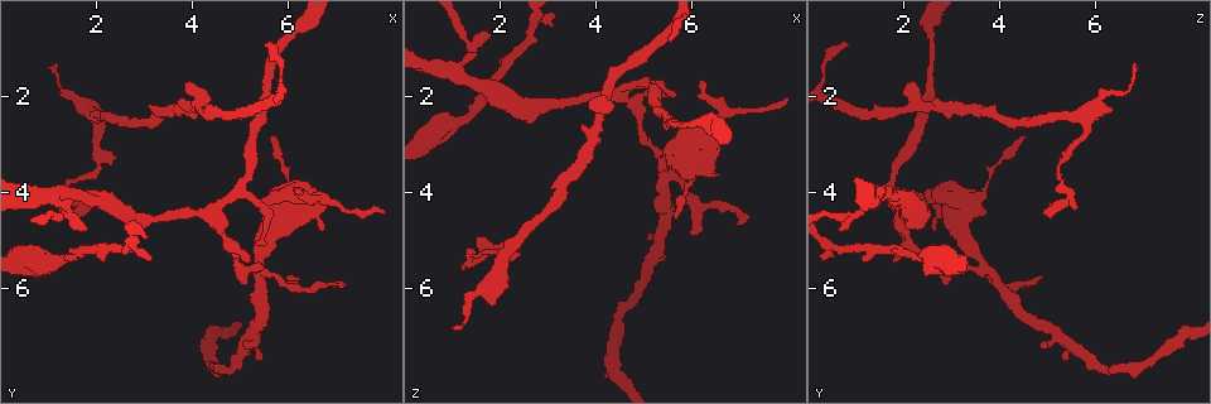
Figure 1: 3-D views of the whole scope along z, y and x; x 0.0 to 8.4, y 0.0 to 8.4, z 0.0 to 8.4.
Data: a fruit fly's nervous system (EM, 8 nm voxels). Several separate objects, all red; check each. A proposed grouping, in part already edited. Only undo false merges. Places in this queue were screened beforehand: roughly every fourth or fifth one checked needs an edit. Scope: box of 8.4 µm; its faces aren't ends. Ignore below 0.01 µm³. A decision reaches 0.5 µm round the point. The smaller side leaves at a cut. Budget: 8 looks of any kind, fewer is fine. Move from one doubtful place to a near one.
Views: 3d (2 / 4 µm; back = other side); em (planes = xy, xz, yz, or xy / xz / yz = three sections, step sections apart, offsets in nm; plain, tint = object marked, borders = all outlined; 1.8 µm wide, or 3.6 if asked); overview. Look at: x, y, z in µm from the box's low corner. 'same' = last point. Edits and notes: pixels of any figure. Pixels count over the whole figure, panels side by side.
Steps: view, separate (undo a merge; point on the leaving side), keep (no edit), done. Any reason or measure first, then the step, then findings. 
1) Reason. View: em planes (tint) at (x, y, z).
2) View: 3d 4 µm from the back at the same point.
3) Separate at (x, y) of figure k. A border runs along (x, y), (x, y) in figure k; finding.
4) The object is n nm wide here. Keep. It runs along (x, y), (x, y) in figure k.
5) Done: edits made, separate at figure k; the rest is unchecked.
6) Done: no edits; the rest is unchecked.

Sharp bend. View: em 3.6 µm planes (plain) at (1.45, 4.55, 0.90).

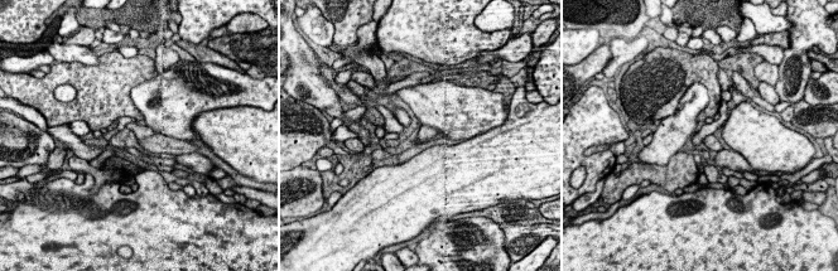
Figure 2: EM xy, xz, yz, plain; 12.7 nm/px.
View: em 3.6 µm planes (tint) at the same point.

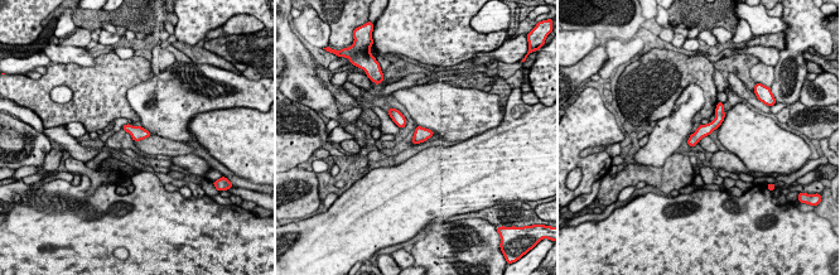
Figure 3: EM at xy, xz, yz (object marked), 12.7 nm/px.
Keep. It runs along (720, 107), (719, 117), (691, 143) in figure 3; all the same neuron.

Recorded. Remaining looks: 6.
View: 3d 4 µm at (1.05, 5.40, 2.60).

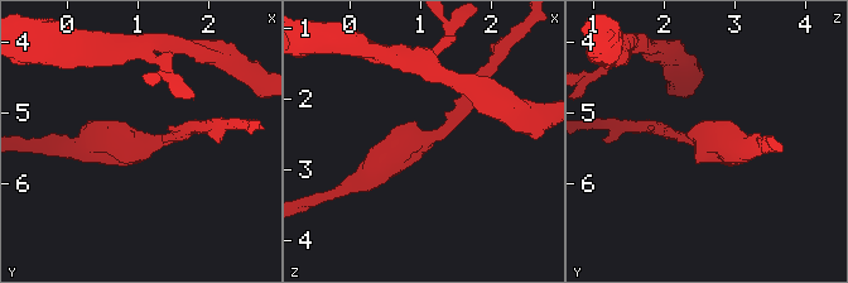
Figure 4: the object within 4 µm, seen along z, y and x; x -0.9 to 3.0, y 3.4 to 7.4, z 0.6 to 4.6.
The arms are 190, 440 nm wide; now the EM. View: em xy step 8 (tint) at (1.10, 5.45, 2.60).

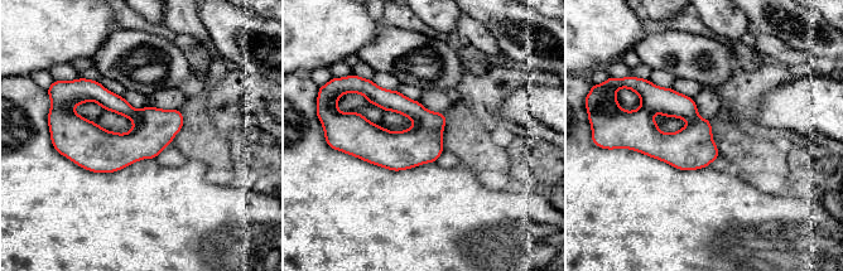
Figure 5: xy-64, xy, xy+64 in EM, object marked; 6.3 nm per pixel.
View: em planes (tint) at the same point.

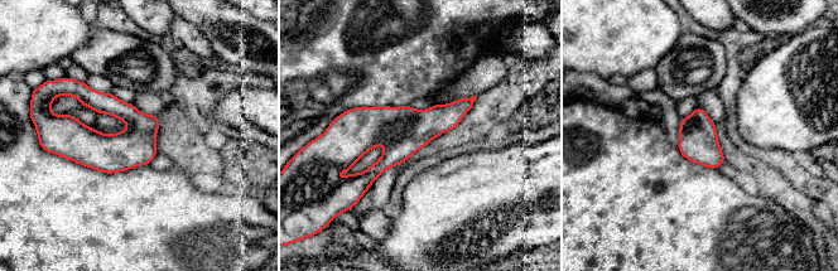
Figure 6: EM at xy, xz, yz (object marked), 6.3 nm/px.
Keep. One neuron here.

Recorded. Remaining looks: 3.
Abrupt turn. View: em xz step 4 (tint) at (1.40, 4.00, 5.45).

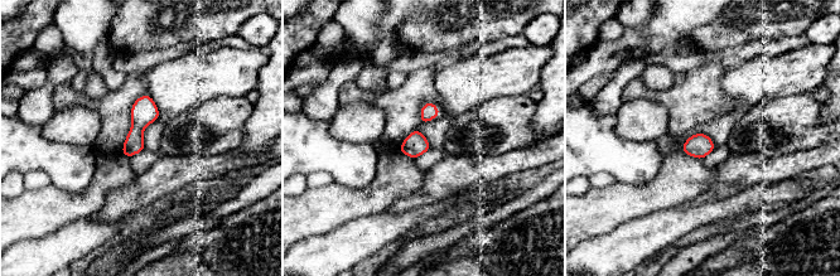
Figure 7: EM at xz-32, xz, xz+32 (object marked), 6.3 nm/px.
View: em yz step 4 (borders) at the same point.

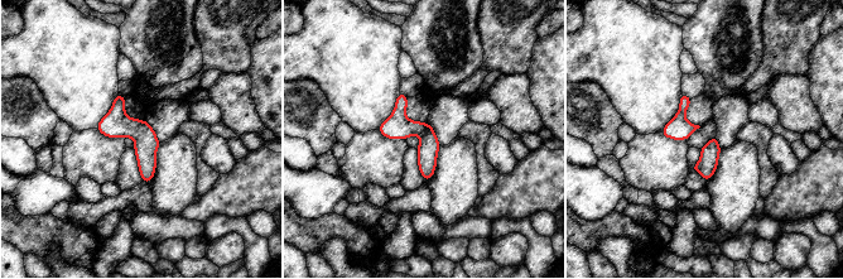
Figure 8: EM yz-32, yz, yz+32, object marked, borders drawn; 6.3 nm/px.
Keep. One neuron here.

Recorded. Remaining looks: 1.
Done: no edits; the rest is unchecked.

